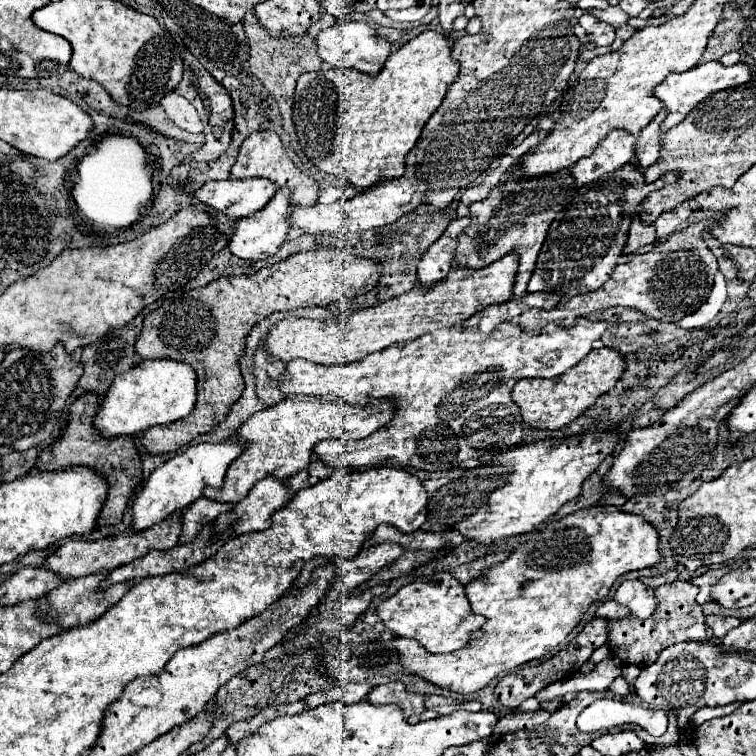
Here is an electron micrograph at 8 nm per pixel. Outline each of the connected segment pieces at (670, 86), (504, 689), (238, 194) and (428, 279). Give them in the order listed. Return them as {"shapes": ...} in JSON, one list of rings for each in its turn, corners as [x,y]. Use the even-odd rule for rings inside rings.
{"shapes":[[[[711,61],[711,63],[705,63],[705,65],[699,65],[699,67],[693,67],[685,73],[677,73],[677,75],[669,75],[661,85],[657,85],[653,89],[653,95],[663,103],[663,109],[667,111],[667,117],[665,121],[661,123],[661,131],[667,131],[671,127],[675,127],[679,121],[683,121],[689,111],[699,103],[703,101],[705,97],[721,91],[721,89],[731,89],[731,87],[739,87],[743,83],[747,83],[751,79],[749,75],[749,65],[745,63],[737,63],[737,65],[731,65],[731,67],[723,67],[719,61]]],[[[593,617],[593,619],[583,627],[583,631],[581,631],[577,637],[573,637],[553,659],[549,659],[549,661],[545,661],[545,663],[539,663],[537,667],[523,667],[523,669],[517,669],[517,671],[511,673],[511,675],[501,677],[499,683],[495,685],[493,693],[497,695],[497,699],[501,701],[501,705],[505,705],[507,709],[517,709],[525,699],[535,697],[535,695],[537,695],[539,691],[543,691],[549,683],[569,679],[573,673],[577,673],[577,671],[581,669],[581,665],[583,665],[585,661],[589,661],[591,653],[593,653],[597,647],[605,645],[607,637],[609,637],[609,621],[603,619],[603,617]]],[[[225,179],[203,183],[193,197],[229,219],[241,219],[263,209],[275,191],[273,181],[265,179]]],[[[455,219],[447,225],[443,235],[429,245],[429,249],[423,253],[419,265],[417,265],[417,281],[421,287],[433,287],[439,281],[443,281],[451,269],[455,247],[457,247],[457,235],[461,229],[469,225],[469,219]]]]}

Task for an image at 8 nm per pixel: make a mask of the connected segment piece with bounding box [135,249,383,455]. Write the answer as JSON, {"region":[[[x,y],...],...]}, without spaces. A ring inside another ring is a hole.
{"region":[[[317,249],[291,255],[253,275],[219,277],[205,287],[183,293],[181,297],[165,299],[159,309],[145,317],[143,331],[135,341],[135,353],[139,359],[175,359],[189,363],[197,373],[197,403],[181,421],[147,429],[141,439],[147,453],[175,453],[195,437],[213,431],[225,421],[229,409],[245,389],[239,371],[239,357],[245,351],[245,337],[253,325],[275,311],[325,307],[341,299],[365,295],[377,285],[381,269],[381,263],[359,259],[339,249]]]}

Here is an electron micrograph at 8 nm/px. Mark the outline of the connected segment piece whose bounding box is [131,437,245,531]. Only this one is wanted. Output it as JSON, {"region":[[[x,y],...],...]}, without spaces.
{"region":[[[231,437],[221,443],[201,443],[201,445],[189,447],[187,451],[165,461],[161,467],[157,467],[149,475],[147,483],[139,489],[139,493],[131,505],[131,511],[133,511],[131,531],[149,529],[155,523],[163,521],[165,517],[169,517],[171,513],[183,511],[187,505],[191,505],[193,501],[197,501],[201,497],[201,493],[207,485],[219,489],[223,485],[223,477],[225,477],[227,467],[231,465],[233,459],[237,459],[241,455],[243,447],[245,447],[245,443]]]}

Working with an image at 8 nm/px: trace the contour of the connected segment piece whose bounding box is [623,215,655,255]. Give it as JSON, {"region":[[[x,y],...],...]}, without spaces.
{"region":[[[637,215],[633,217],[633,223],[629,227],[629,235],[627,235],[627,243],[623,247],[623,255],[635,253],[639,247],[649,245],[655,241],[655,229],[653,227],[643,227],[641,221],[637,221]]]}

